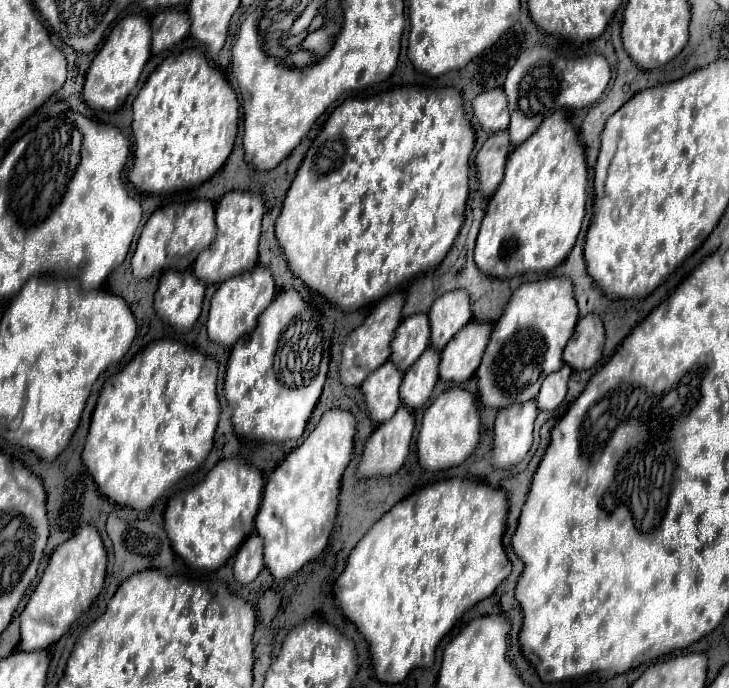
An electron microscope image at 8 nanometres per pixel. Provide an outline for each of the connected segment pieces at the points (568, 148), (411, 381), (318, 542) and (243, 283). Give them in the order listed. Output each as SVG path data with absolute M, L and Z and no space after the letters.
M554 112L506 162L504 178L486 206L474 262L492 278L548 272L572 250L586 214L588 168L578 132L566 112Z
M428 346L420 360L416 360L416 364L412 364L412 368L406 370L404 388L400 388L400 398L408 408L416 410L424 406L424 402L430 398L432 388L438 382L438 364L440 352Z
M332 408L324 412L310 436L268 476L254 526L264 538L264 564L276 580L294 576L326 548L338 514L340 480L352 460L356 428L350 410Z
M258 264L252 272L242 272L240 276L232 276L232 280L226 280L220 284L216 290L212 302L210 302L210 314L208 314L208 338L224 344L224 346L234 346L234 342L242 336L248 334L256 328L258 316L268 308L268 304L274 300L274 280L272 274L266 266Z

